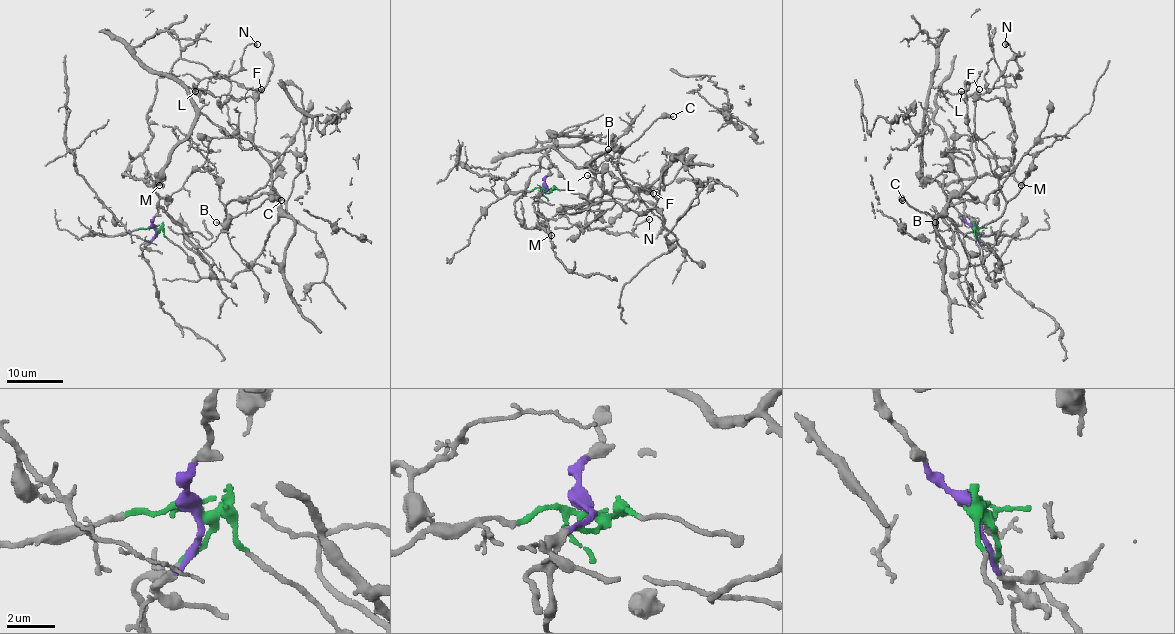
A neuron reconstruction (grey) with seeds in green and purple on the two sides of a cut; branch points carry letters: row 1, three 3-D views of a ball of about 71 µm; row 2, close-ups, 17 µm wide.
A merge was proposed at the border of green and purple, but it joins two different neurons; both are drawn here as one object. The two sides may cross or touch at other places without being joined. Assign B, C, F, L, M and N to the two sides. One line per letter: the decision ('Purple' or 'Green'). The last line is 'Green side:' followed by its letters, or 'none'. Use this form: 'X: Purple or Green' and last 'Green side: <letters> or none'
B: Green
C: Green
F: Green
L: Purple
M: Purple
N: Purple
Green side: B, C, F

